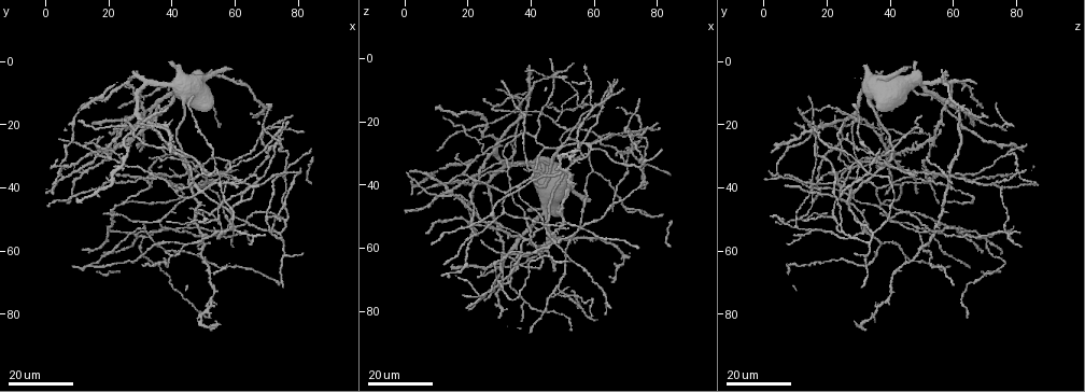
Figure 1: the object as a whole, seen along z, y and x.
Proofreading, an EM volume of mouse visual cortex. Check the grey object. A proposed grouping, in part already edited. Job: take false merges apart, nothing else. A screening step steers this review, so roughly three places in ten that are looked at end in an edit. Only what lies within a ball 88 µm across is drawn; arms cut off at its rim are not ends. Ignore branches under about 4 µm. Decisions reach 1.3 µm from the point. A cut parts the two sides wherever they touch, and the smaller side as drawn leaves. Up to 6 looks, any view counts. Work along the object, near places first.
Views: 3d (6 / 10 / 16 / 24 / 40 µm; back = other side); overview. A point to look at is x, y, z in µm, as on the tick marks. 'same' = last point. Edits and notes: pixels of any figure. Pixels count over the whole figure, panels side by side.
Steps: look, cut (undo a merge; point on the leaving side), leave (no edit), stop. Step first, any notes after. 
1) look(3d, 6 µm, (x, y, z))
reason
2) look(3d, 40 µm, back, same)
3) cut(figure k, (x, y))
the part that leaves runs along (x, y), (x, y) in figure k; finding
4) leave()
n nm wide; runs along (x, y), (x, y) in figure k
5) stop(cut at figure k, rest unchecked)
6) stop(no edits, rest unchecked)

look(3d, 16 µm, (44, 43, 28))
branch point

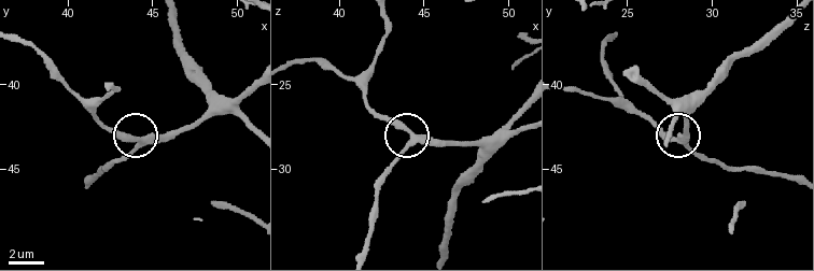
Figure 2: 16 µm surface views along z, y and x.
look(3d, 10 µm, (44.4, 43.2, 28.1))

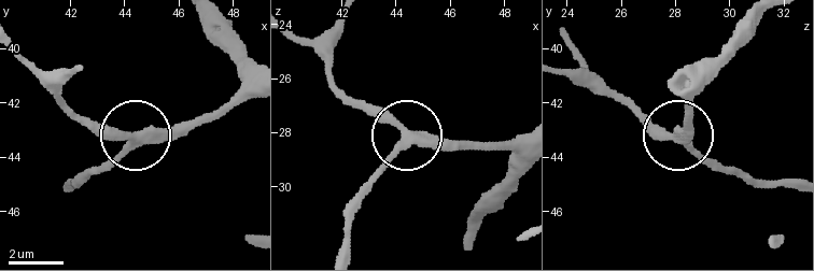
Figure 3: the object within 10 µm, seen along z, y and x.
leave()
side arm 86 µm; all the same neuron

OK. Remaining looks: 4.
look(3d, 16 µm, (59, 53, 10))

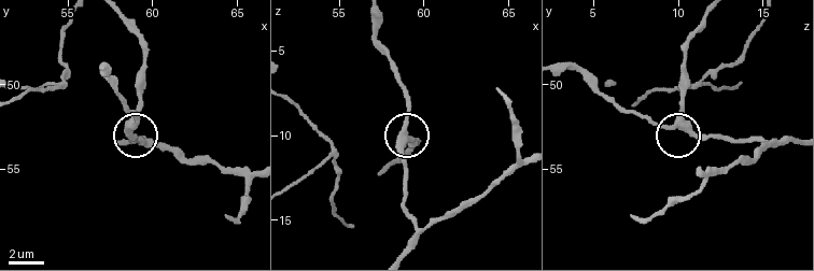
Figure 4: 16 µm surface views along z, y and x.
look(3d, 6 µm, (58.9, 52.4, 9.9))

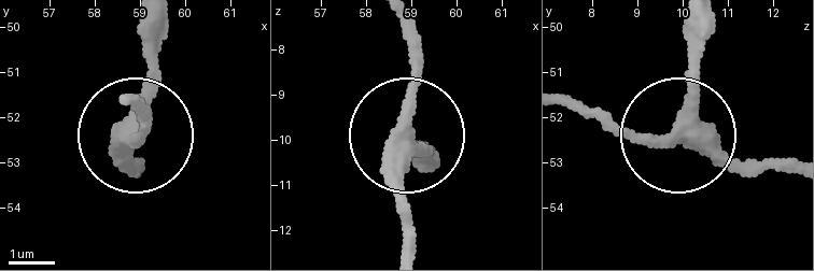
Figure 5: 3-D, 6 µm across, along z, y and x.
leave()
350 nm wide; runs along (699, 23), (699, 81), (676, 134), (641, 139), (564, 104) in figure 5; all the same neuron

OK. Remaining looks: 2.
look(3d, 24 µm, (56, 53, 32))
three-way junction

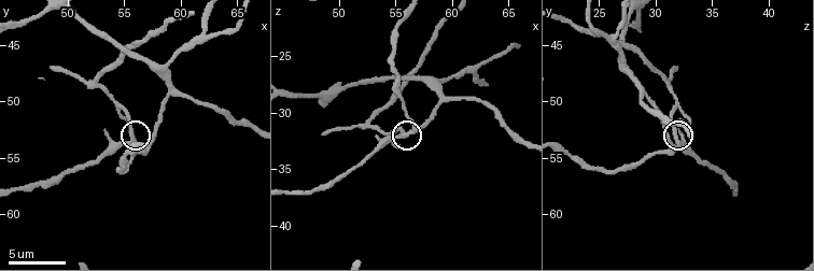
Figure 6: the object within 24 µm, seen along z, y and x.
look(3d, 10 µm, (55.0, 53.8, 32.2))
closer look

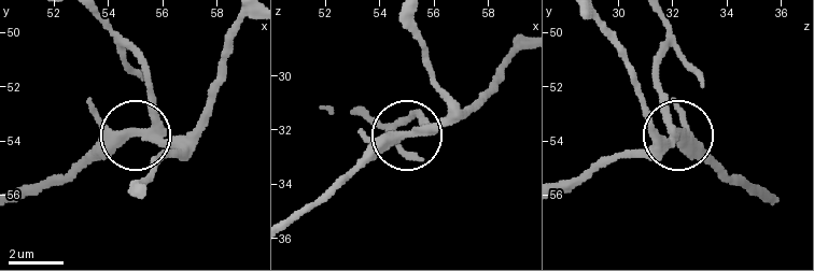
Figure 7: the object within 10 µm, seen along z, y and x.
cut(figure 7, (152, 84))
the part that leaves runs along (157, 117), (141, 58), (109, 23) in figure 7; two neurons meet here

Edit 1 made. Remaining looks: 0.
stop(cut at figure 7, rest unchecked)

